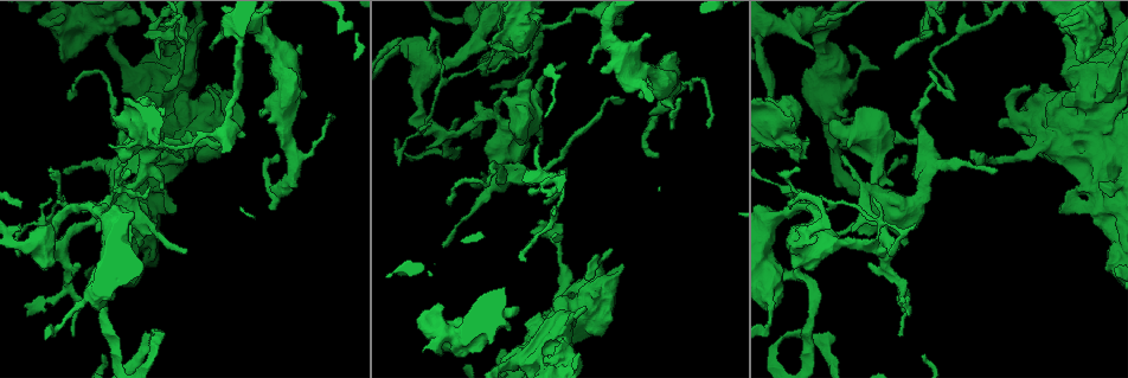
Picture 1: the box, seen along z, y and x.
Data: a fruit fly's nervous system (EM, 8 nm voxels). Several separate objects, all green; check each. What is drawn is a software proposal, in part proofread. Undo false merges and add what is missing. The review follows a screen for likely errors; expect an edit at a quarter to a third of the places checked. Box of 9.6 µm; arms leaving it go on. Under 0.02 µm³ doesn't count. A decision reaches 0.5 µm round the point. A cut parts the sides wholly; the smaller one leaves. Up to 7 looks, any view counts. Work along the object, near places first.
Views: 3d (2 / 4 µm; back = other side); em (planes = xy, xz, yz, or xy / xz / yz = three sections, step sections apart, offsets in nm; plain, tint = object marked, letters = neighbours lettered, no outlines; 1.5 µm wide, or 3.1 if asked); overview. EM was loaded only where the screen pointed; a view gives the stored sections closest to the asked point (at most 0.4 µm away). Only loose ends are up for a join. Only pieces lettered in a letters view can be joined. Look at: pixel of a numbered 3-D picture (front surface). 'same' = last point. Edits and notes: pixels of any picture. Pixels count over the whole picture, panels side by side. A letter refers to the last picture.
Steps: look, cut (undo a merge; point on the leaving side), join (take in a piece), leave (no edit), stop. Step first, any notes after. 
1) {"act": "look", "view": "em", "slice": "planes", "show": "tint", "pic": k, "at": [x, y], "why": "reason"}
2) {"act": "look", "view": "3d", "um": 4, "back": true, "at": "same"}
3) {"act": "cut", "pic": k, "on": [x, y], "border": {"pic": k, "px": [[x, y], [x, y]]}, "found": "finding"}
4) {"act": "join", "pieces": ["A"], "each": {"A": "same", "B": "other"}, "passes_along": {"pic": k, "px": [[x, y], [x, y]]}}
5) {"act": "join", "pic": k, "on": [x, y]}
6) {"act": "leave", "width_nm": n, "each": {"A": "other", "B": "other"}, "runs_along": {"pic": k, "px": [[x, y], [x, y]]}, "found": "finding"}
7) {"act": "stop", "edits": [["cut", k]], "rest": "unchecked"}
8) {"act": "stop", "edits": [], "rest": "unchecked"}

{"act": "look", "view": "3d", "um": 4, "pic": 1, "at": [168, 196], "why": "closes a loop"}

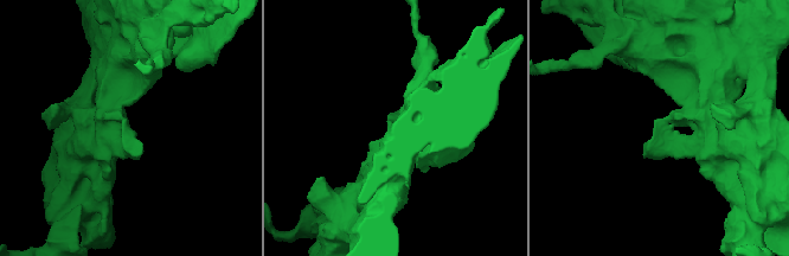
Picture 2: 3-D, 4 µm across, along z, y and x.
{"act": "look", "view": "em", "slice": "planes", "show": "tint", "pic": 2, "at": [125, 131]}

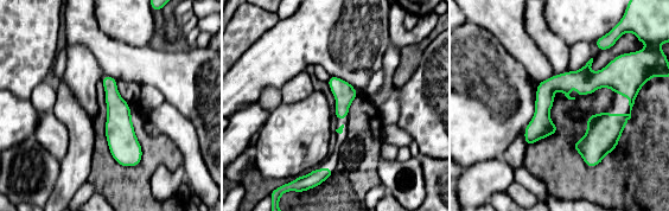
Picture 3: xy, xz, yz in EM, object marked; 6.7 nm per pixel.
{"act": "look", "view": "em", "slice": "planes", "show": "letters", "at": "same", "why": "what lies round it"}

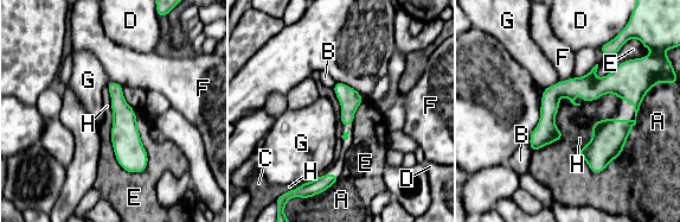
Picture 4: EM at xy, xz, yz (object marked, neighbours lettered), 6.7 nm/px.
{"act": "leave", "each": {"A": "other", "B": "other", "C": "other", "D": "other", "E": "other", "F": "other", "G": "other", "H": "other"}, "border": {"pic": 4, "px": [[560, 95], [555, 125], [563, 138]]}, "found": "all the same neuron"}

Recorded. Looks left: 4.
{"act": "look", "view": "3d", "um": 4, "pic": 1, "at": [110, 190], "why": "thick turns thin"}

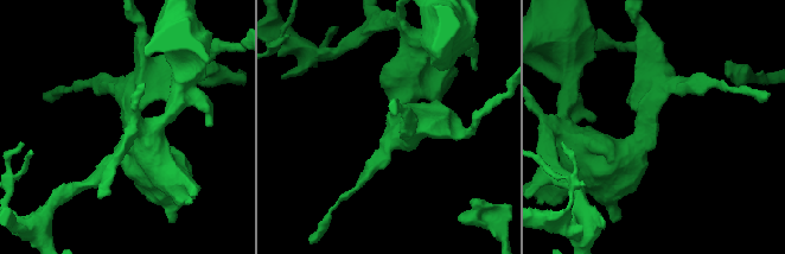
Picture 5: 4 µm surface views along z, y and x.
{"act": "look", "view": "em", "slice": "planes", "show": "letters", "pic": 5, "at": [125, 125], "arms": 3, "arm_widths_nm": [240, 380, 480], "why": "need the tissue"}

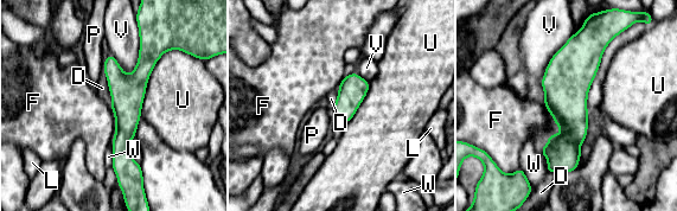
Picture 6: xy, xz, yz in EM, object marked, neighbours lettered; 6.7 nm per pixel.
{"act": "leave", "width_nm": 190, "each": {"D": "other", "F": "other", "L": "other", "P": "other", "U": "other", "V": "other", "W": "other"}, "border": {"pic": 6, "px": [[102, 70], [107, 81], [110, 106]]}, "found": "continuous, no second neuron"}

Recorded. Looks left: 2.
{"act": "look", "view": "3d", "um": 4, "pic": 1, "at": [894, 55], "why": "thin end"}

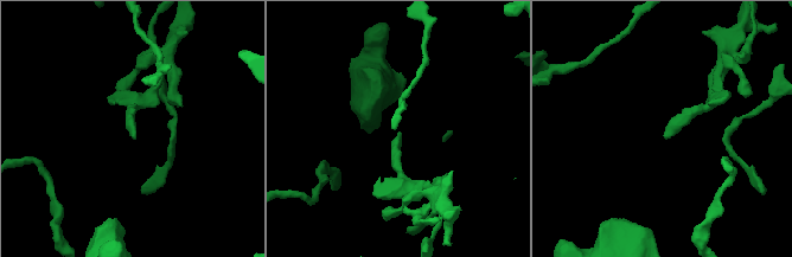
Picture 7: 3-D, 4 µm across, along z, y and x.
{"act": "look", "view": "em", "slice": "planes", "show": "letters", "pic": 7, "at": [399, 132], "why": "need the tissue"}

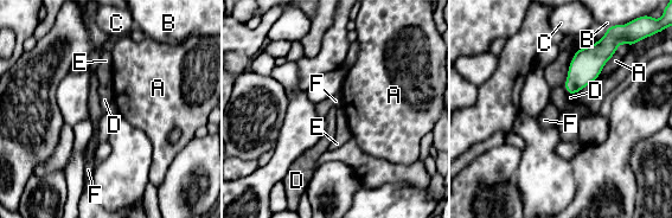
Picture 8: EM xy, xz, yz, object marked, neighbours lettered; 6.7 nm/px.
{"act": "leave", "width_nm": 190, "each": {"A": "other", "B": "other", "C": "other", "D": "other", "E": "other", "F": "other"}, "border": {"pic": 8, "px": [[628, 43], [619, 45], [596, 78]]}, "found": "no lettered piece goes on from it"}

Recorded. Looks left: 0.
{"act": "stop", "edits": [], "rest": "unchecked"}

